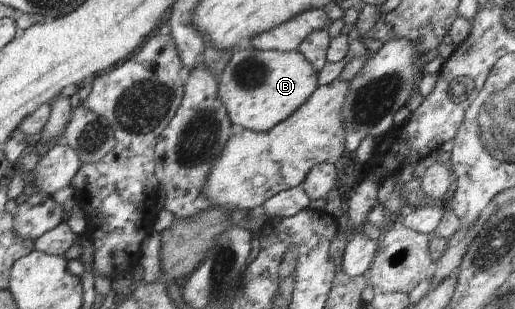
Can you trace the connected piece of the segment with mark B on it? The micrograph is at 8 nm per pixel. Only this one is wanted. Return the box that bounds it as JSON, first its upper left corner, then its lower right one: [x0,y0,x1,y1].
[218,49,319,132]

